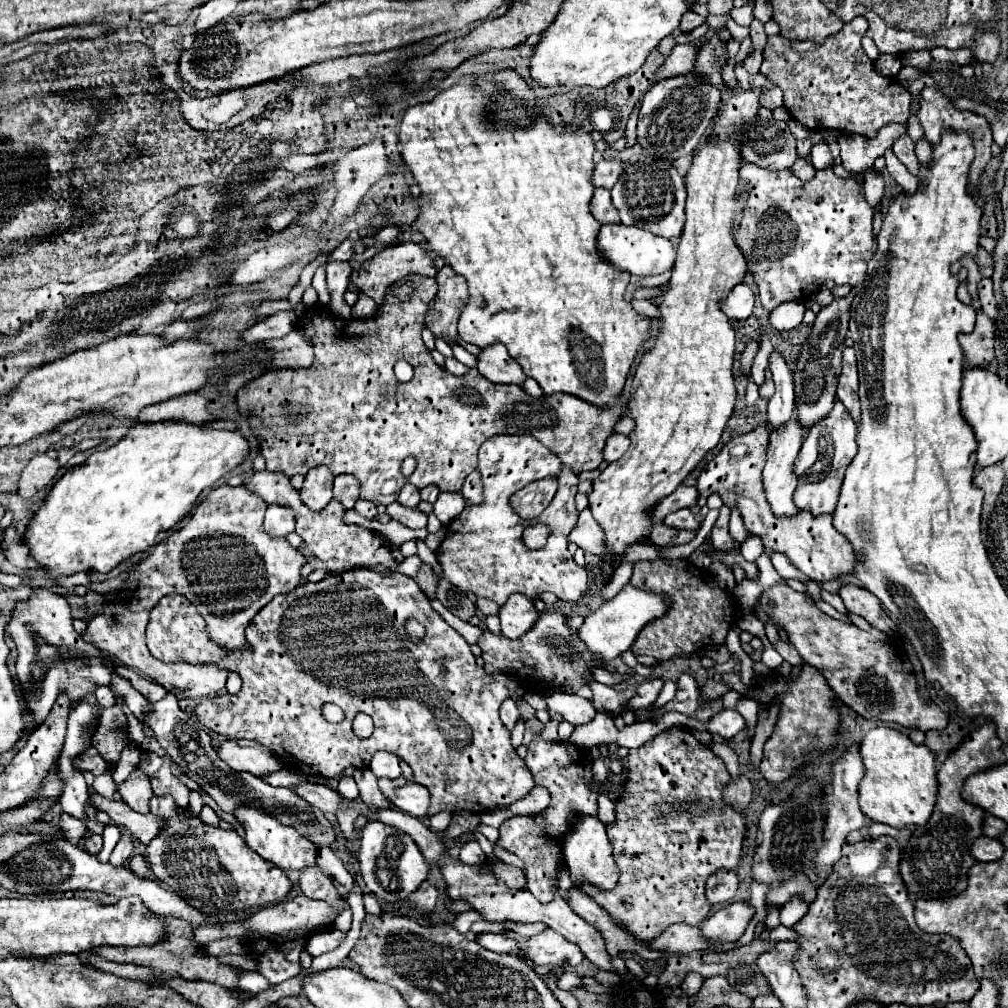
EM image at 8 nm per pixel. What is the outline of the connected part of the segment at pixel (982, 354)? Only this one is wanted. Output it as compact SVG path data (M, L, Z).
M978 311L974 331L958 335L958 341L964 351L964 363L968 367L988 365L994 359L994 319Z

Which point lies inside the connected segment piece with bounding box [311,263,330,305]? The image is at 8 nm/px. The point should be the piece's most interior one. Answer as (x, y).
(319, 280)

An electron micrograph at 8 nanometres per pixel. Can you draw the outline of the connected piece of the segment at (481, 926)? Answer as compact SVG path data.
M477 921L471 925L471 932L476 934L480 932L493 932L493 933L503 933L509 931L510 928L504 926L500 923L492 923L489 921Z

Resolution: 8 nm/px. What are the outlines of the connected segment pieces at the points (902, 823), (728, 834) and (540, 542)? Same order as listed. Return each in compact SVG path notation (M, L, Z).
M876 727L866 733L860 743L866 773L860 781L860 809L878 823L904 829L908 825L922 825L930 819L938 799L936 755L924 743L918 745L902 731L890 727Z
M670 727L642 747L630 749L624 773L626 781L614 801L616 819L606 825L614 861L620 867L620 881L610 891L594 891L590 883L580 889L606 909L610 919L622 923L622 927L626 927L626 931L630 929L632 935L638 935L640 941L656 937L672 923L700 925L710 915L710 903L704 895L706 879L722 867L736 869L746 835L744 815L724 801L724 787L732 777L722 759L684 727Z
M530 525L526 527L526 533L524 533L524 543L528 549L540 549L544 547L546 543L546 535L548 535L548 529L542 527L542 525Z

